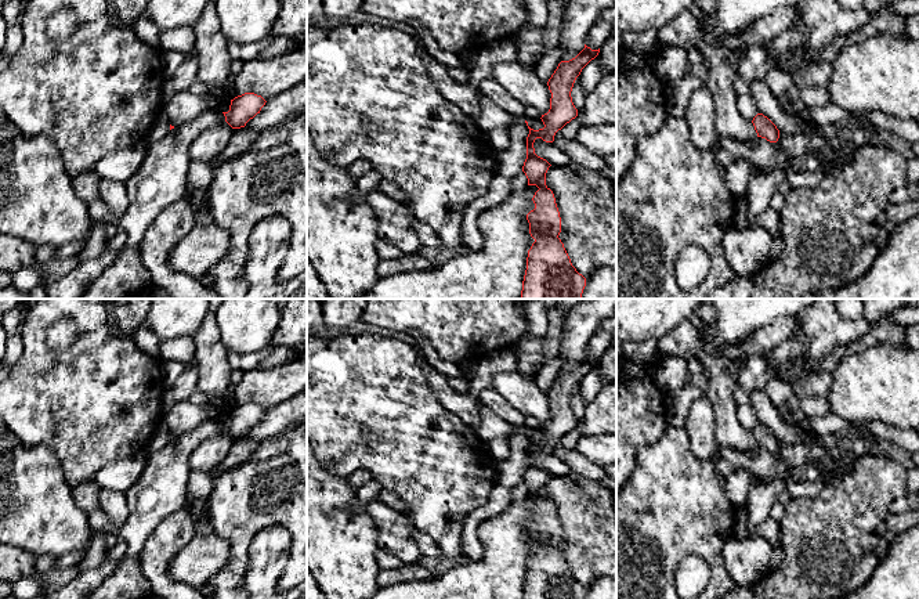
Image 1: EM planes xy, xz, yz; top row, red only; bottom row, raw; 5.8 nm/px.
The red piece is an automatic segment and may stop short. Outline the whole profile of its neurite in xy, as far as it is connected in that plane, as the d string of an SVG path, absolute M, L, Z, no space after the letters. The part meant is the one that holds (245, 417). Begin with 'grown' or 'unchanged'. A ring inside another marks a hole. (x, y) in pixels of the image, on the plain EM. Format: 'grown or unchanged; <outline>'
unchanged; M245 403L242 405L231 409L229 421L222 422L225 432L232 439L245 437L246 433L260 423L261 418L265 415L265 409L254 403Z

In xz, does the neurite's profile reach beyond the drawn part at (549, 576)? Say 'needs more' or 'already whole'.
already whole

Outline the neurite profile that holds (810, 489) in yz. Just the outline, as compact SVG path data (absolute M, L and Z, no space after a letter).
M807 480L792 483L789 490L793 498L815 498L824 490L825 483L821 480Z

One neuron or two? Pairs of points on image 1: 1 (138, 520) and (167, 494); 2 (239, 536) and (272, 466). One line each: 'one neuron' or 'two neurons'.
1: one neuron
2: one neuron

